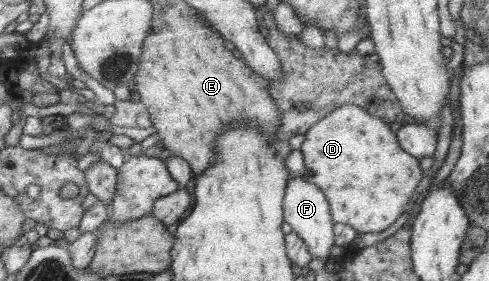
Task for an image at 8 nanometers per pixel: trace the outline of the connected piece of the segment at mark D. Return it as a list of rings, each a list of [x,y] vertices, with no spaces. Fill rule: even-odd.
[[[353,104],[340,105],[328,116],[305,135],[301,151],[307,168],[301,177],[323,190],[331,205],[335,223],[352,227],[357,234],[379,233],[401,215],[424,172],[417,166],[418,159],[397,145],[395,135],[383,123],[383,119]]]

